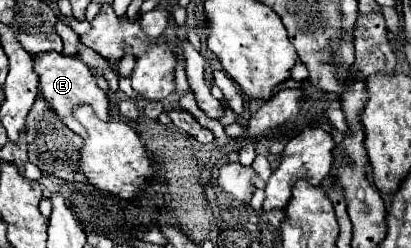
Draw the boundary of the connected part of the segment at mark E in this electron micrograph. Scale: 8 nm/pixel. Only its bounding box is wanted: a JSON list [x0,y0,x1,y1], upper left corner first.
[33,52,109,136]

